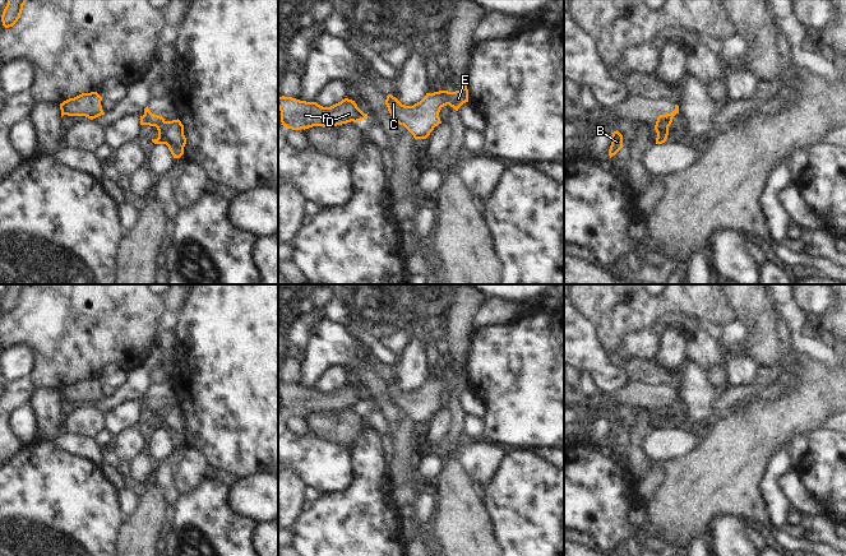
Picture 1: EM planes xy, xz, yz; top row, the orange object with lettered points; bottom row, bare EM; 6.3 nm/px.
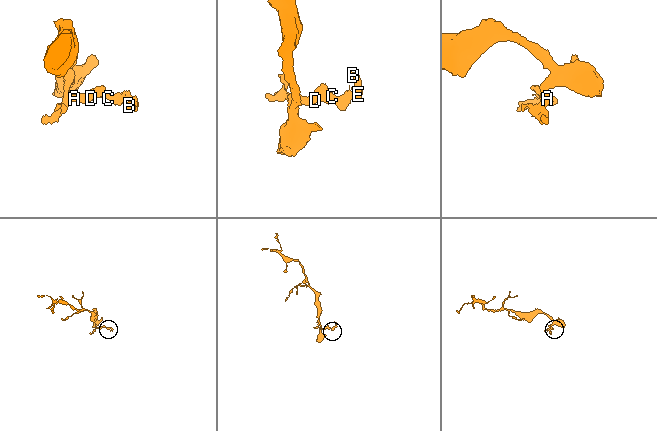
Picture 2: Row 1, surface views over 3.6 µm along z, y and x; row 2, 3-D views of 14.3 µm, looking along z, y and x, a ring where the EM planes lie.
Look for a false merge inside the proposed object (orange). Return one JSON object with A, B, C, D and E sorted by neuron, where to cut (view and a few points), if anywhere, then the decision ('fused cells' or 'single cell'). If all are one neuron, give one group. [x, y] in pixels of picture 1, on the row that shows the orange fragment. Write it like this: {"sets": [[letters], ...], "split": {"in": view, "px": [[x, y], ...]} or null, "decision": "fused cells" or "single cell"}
{"sets": [["A", "C", "D"], ["B", "E"]], "split": {"in": "xz", "px": [[444, 91], [444, 98], [448, 103]]}, "decision": "fused cells"}

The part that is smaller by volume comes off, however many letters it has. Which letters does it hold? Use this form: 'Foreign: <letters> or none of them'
Foreign: B, E

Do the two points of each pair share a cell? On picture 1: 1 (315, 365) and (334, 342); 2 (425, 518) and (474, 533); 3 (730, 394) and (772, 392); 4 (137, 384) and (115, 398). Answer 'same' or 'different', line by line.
1: same
2: different
3: same
4: same

